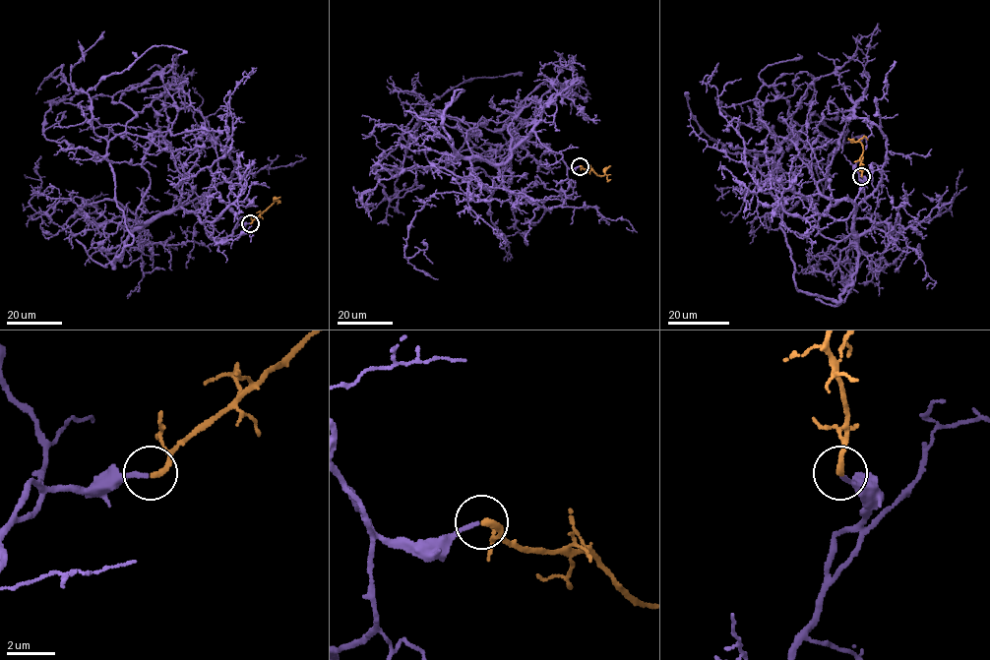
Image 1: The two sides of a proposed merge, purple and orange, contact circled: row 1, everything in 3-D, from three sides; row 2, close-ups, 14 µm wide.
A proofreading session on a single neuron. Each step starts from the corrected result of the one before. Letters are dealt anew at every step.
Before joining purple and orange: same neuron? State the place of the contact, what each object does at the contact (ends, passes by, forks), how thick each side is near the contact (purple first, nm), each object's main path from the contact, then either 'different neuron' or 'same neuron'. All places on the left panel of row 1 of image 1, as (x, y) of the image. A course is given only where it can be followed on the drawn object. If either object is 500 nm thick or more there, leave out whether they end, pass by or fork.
at (250, 223); purple ends there; orange ends there; 180 nm thick on the purple side, 240 nm on the other; purple runs (249, 222), (210, 238), (181, 208), (138, 224), (150, 174), (94, 132), (89, 90), (154, 45), (178, 55); orange runs (250, 222), (274, 200), (280, 198); same neuron

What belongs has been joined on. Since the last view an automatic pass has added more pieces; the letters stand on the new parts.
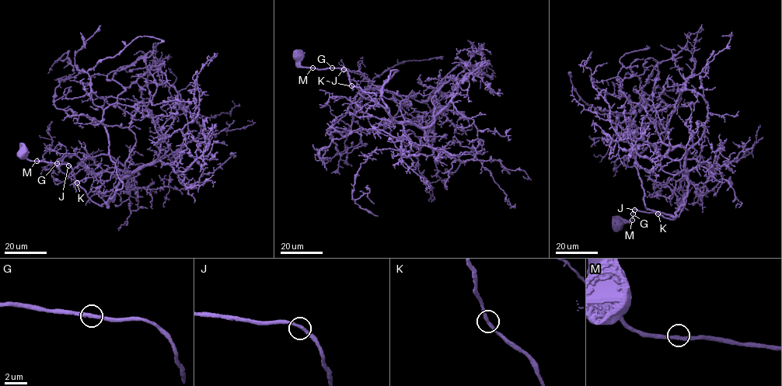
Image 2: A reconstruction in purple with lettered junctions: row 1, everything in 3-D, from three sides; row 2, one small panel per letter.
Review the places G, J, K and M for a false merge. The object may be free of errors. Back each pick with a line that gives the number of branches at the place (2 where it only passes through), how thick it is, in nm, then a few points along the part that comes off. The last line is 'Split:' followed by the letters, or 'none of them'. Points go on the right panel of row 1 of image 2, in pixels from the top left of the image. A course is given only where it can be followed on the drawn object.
Split: none of them

